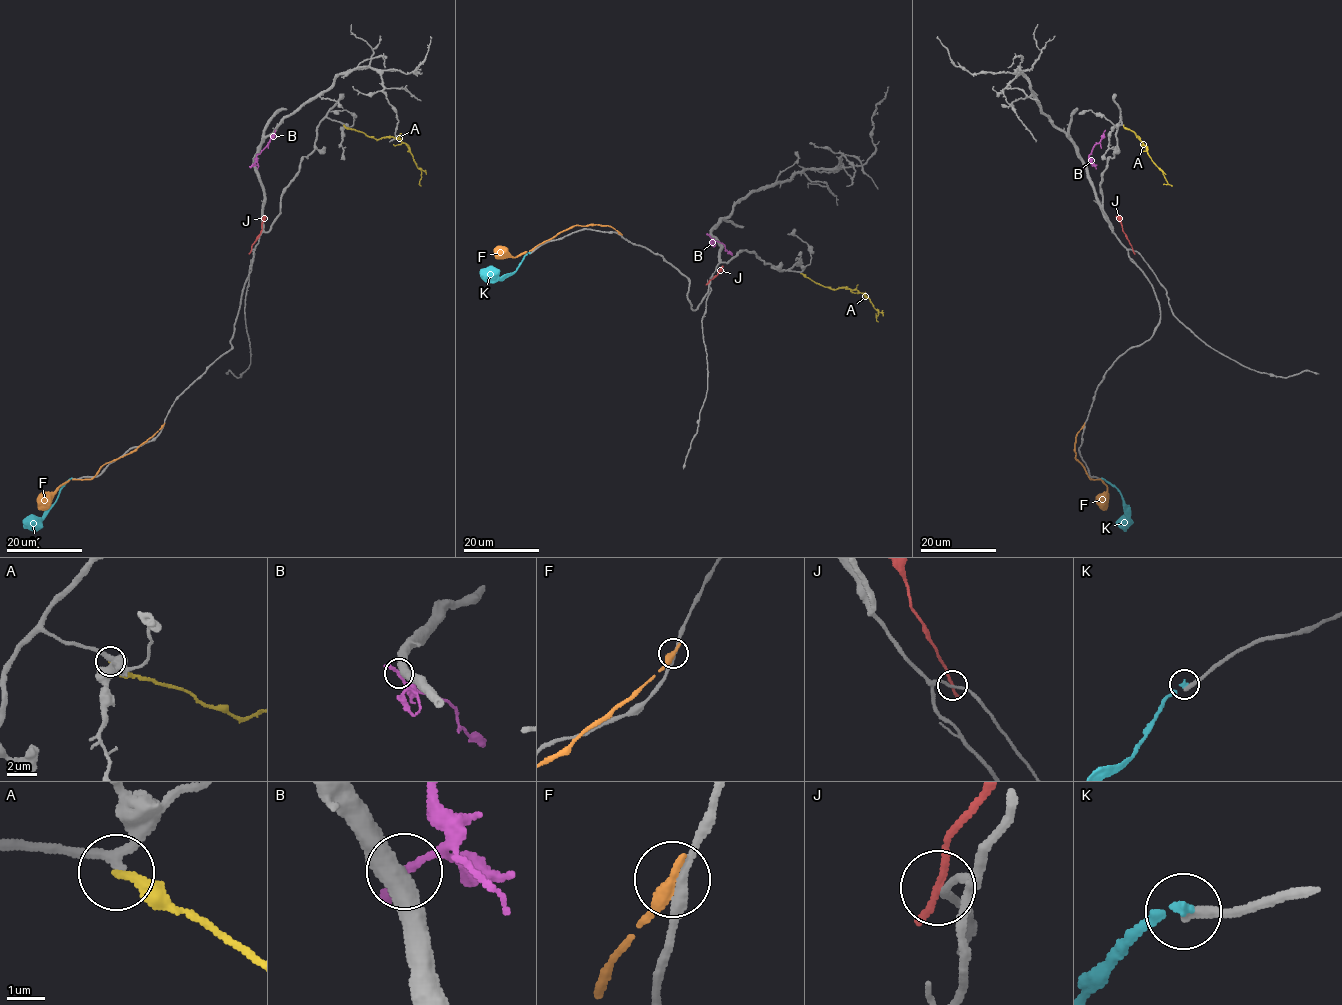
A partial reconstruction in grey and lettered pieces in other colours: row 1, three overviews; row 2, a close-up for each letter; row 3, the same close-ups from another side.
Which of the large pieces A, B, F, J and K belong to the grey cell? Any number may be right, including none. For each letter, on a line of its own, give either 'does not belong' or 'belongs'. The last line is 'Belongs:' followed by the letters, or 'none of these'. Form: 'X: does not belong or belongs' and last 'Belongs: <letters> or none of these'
A: does not belong
B: does not belong
F: does not belong
J: does not belong
K: does not belong
Belongs: none of these

